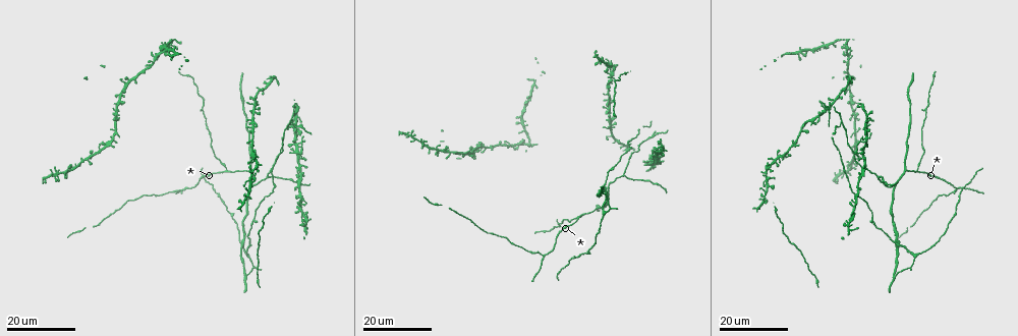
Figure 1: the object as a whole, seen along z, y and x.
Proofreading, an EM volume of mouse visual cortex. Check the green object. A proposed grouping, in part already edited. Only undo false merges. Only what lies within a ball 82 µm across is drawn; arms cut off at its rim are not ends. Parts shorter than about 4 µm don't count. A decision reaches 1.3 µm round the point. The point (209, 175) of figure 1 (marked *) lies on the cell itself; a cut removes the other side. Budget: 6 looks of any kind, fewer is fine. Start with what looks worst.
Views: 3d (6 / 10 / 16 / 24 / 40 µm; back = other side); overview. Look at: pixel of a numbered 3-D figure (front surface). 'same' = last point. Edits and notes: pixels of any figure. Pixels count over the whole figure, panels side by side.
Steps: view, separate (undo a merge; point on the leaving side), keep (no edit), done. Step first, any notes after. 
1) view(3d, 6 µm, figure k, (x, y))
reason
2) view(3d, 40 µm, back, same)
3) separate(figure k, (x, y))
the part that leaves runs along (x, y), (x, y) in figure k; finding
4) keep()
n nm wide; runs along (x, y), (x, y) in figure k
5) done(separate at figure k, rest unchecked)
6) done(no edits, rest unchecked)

view(3d, 16 µm, figure 1, (650, 137))
three arms meet

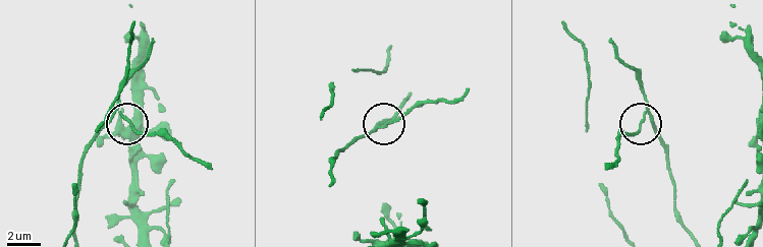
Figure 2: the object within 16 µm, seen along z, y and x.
view(3d, 6 µm, figure 2, (123, 115))
closer look

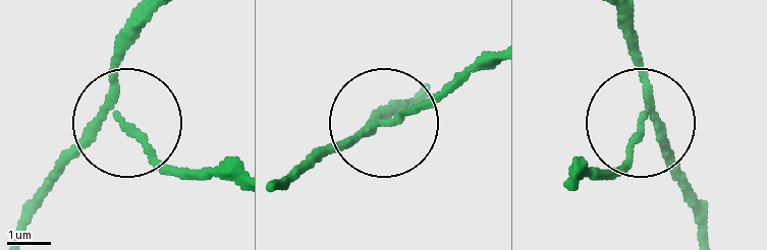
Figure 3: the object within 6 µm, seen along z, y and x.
separate(figure 3, (144, 151))
3 arms; two cells meet here

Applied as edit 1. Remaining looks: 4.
view(overview)

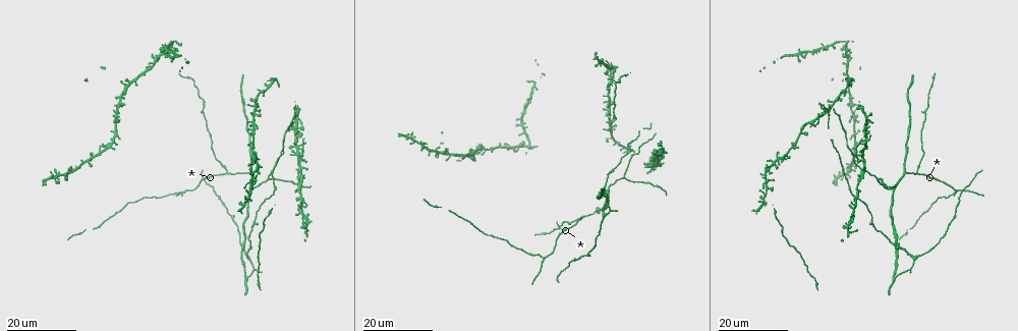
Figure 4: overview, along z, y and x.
view(3d, 24 µm, figure 4, (764, 199))
three arms meet

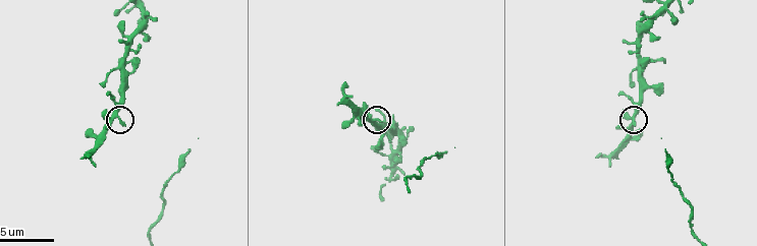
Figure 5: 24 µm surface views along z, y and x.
view(3d, 6 µm, figure 5, (117, 118))

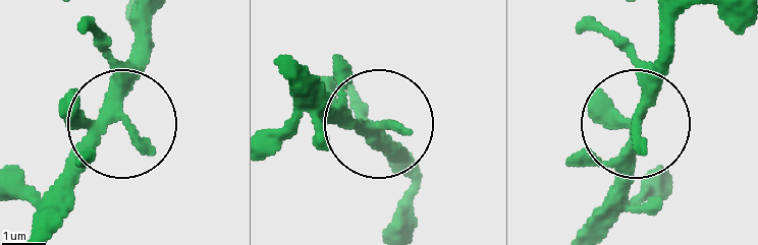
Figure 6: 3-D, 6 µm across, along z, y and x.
keep()
3 arms; all the same cell

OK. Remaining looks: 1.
done(separate at figure 3, rest unchecked)

